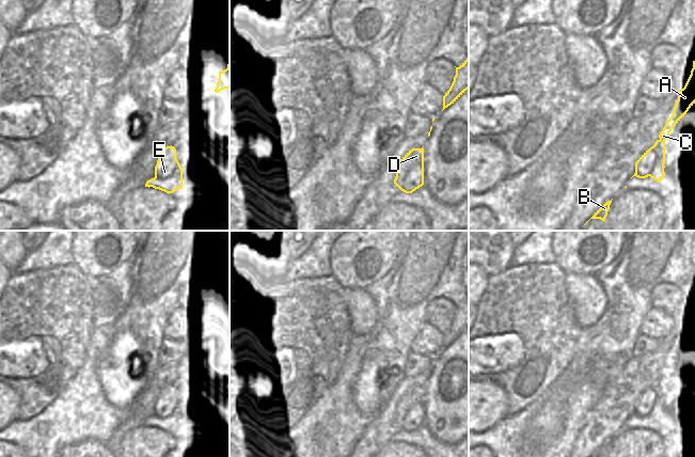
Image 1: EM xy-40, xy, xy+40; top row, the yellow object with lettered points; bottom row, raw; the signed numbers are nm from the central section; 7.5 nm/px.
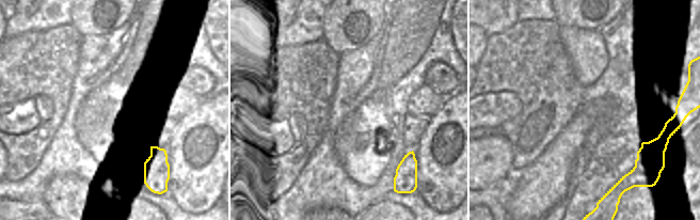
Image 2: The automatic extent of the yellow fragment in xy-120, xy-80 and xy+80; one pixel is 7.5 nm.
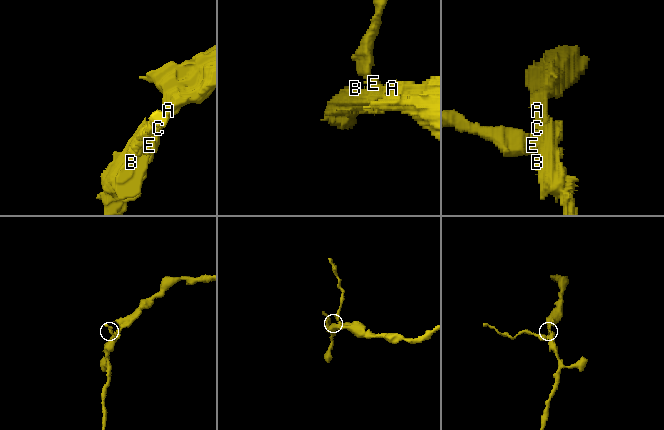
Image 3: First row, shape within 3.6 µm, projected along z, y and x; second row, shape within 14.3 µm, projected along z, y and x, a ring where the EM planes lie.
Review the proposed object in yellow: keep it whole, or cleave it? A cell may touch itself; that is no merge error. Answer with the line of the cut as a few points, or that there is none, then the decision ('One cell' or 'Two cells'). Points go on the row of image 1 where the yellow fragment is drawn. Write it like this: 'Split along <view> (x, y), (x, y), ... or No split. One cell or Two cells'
Split along xy+40 (637, 160), (637, 172), (641, 175), (647, 176). Two cells.

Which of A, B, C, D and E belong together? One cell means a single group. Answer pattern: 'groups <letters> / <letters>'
groups A B C / D E

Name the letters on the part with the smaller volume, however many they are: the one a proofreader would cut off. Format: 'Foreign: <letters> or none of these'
Foreign: D, E

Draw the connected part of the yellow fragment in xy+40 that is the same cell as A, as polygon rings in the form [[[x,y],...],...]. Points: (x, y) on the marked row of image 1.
[[[693,61],[693,68],[691,75],[683,89],[680,90],[678,100],[674,107],[672,117],[666,122],[663,130],[659,135],[659,140],[651,146],[653,151],[659,152],[659,156],[663,158],[665,164],[665,141],[669,137],[669,132],[674,129],[676,124],[686,114],[689,109],[695,104],[695,61]]]

